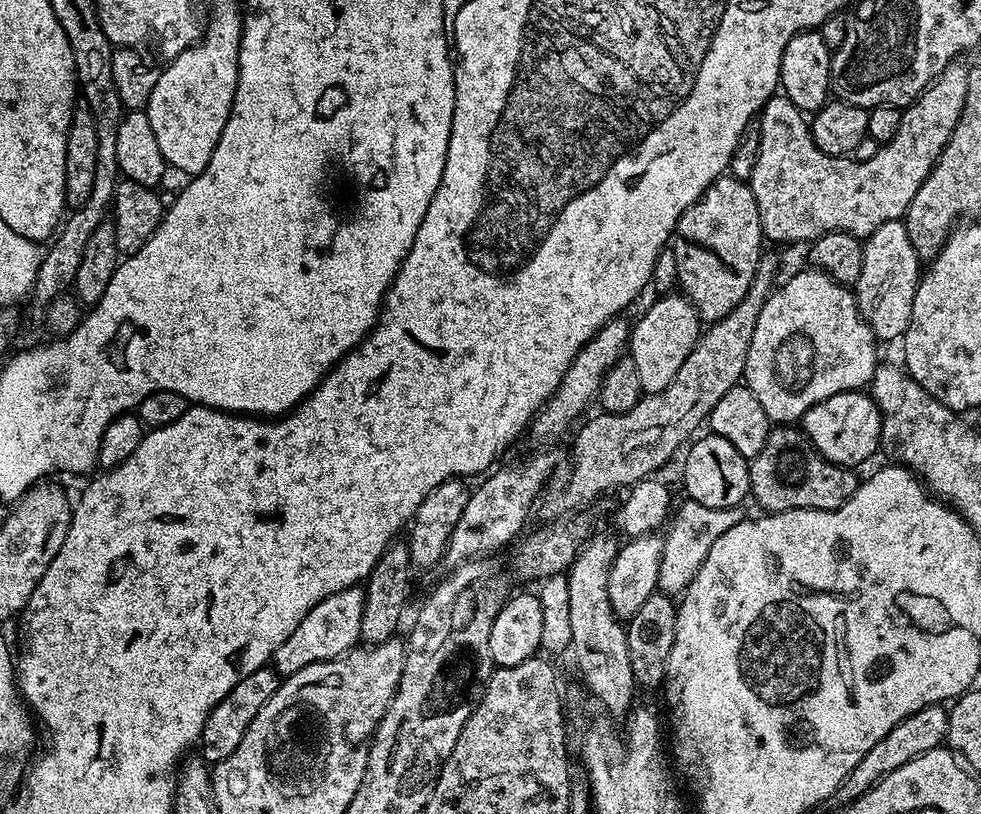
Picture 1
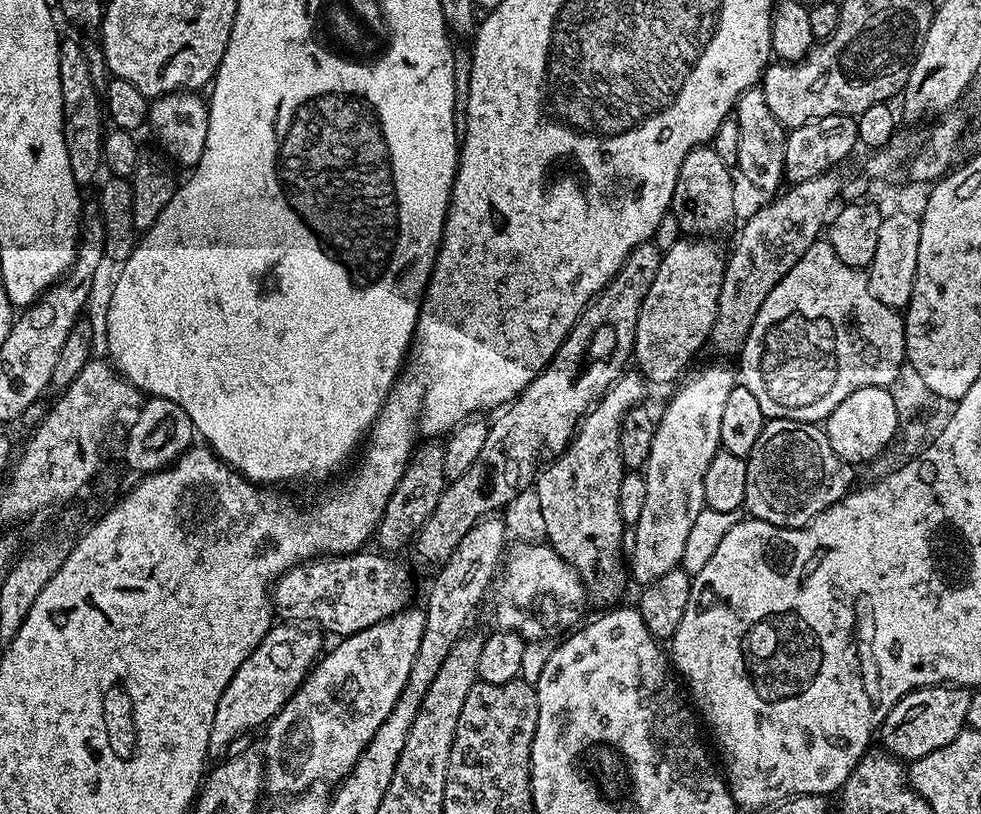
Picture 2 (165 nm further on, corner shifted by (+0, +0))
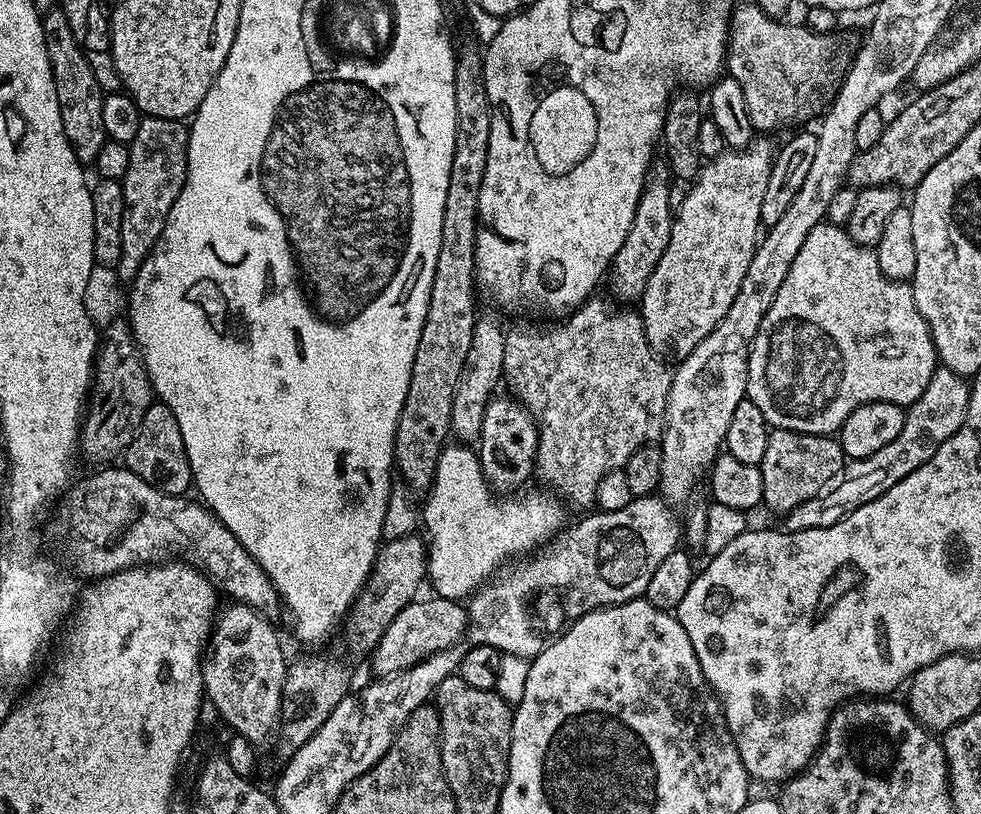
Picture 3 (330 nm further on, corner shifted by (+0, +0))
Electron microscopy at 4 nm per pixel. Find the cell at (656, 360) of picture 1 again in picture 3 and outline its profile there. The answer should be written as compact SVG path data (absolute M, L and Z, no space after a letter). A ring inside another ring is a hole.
M756 138L747 148L725 150L715 159L709 159L689 187L693 188L684 192L682 206L672 221L670 242L666 242L666 251L662 253L658 266L654 266L654 274L650 274L644 295L638 301L646 338L665 362L686 359L694 346L698 346L698 342L702 342L702 338L710 335L718 322L726 318L726 310L734 306L734 298L742 287L742 278L746 278L746 270L750 270L750 258L754 258L762 232L762 197L766 194L766 182L770 182L774 159L774 147L768 140L771 139Z

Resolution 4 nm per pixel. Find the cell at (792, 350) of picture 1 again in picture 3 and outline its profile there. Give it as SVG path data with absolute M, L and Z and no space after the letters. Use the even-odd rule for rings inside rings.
M822 222L814 226L814 230L810 230L810 234L806 237L806 242L802 242L802 250L798 250L798 258L794 258L794 266L790 266L786 282L782 282L782 290L778 290L778 298L774 298L770 310L766 310L766 318L762 318L762 326L752 339L752 349L748 355L746 396L754 402L754 406L758 406L758 410L762 410L762 414L773 429L785 428L791 432L809 432L815 436L826 436L839 433L842 422L846 422L852 411L863 404L875 400L901 406L914 403L922 394L922 390L926 390L937 366L932 331L914 302L911 283L886 278L886 274L882 274L878 266L878 258L871 247L854 243L841 225Z

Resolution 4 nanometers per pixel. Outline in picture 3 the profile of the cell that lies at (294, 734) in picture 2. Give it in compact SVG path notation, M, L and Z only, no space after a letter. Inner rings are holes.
M417 598L400 611L398 618L386 626L382 638L370 653L372 668L377 677L393 676L434 654L443 648L461 643L468 631L468 609L459 600Z

